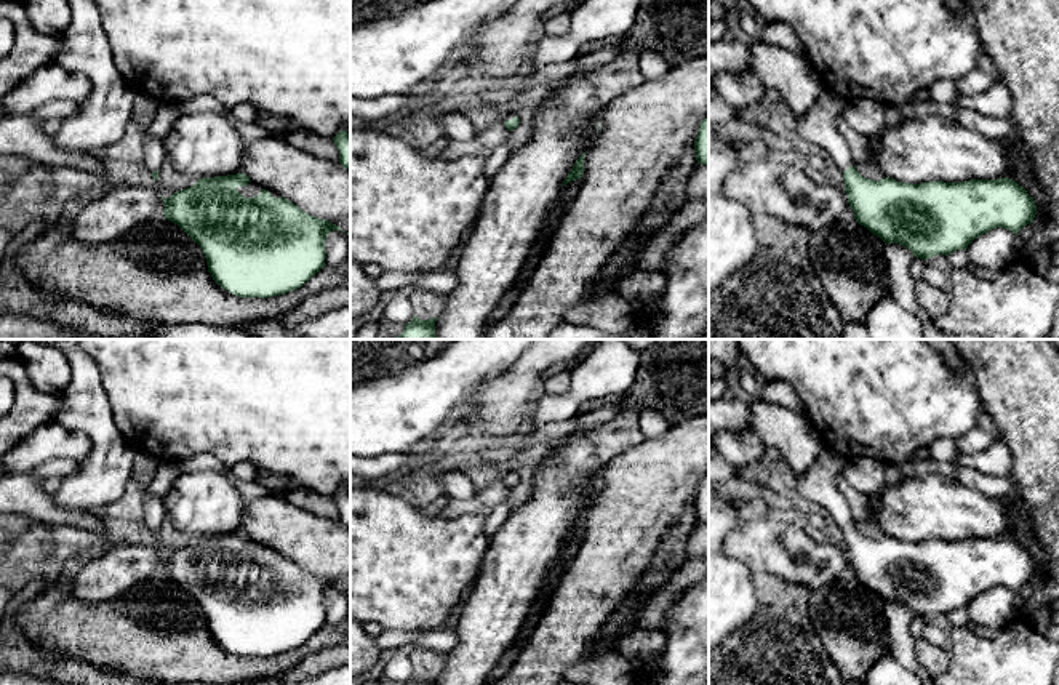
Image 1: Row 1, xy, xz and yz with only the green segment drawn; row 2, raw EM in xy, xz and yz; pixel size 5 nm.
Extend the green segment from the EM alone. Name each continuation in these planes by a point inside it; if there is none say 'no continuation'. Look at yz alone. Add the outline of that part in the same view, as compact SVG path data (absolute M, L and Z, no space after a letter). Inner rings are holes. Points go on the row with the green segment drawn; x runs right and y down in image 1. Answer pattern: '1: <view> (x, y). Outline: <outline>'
1: yz (818, 125). Outline: M824 88L809 110L797 118L798 134L814 146L825 150L841 168L854 166L845 138L838 131L837 118L845 112L846 102Z

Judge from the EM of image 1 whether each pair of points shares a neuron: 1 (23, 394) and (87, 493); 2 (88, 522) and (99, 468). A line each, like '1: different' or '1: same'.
1: different
2: different

